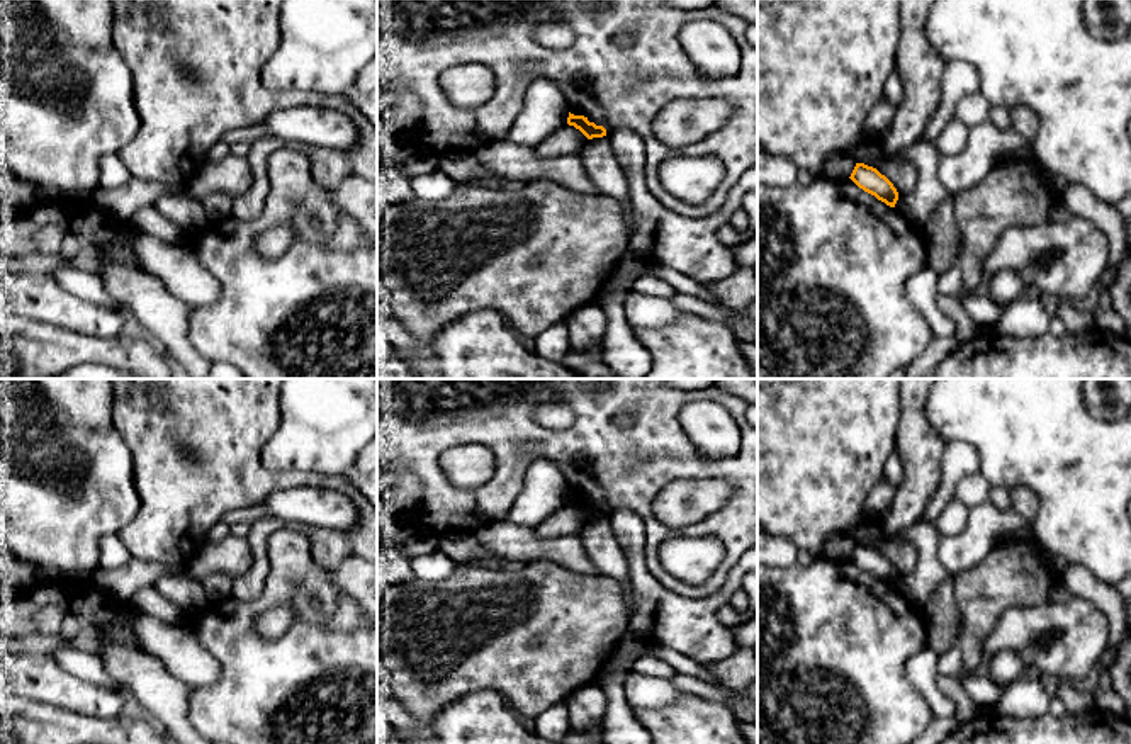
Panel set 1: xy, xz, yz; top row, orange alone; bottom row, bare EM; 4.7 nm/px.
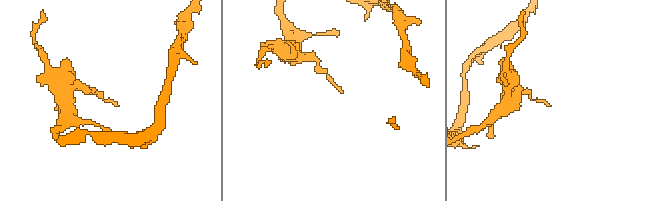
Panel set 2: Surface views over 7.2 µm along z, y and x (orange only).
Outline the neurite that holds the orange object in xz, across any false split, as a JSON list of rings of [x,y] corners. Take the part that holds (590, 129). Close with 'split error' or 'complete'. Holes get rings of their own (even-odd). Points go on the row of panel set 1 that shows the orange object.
[[[569,112],[567,124],[579,129],[588,139],[606,136],[606,129],[603,126],[589,122],[584,116],[574,116]]]; complete

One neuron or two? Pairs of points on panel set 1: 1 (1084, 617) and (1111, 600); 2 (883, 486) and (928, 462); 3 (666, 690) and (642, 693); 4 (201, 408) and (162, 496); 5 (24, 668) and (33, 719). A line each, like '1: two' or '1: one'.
1: two
2: two
3: one
4: one
5: two

